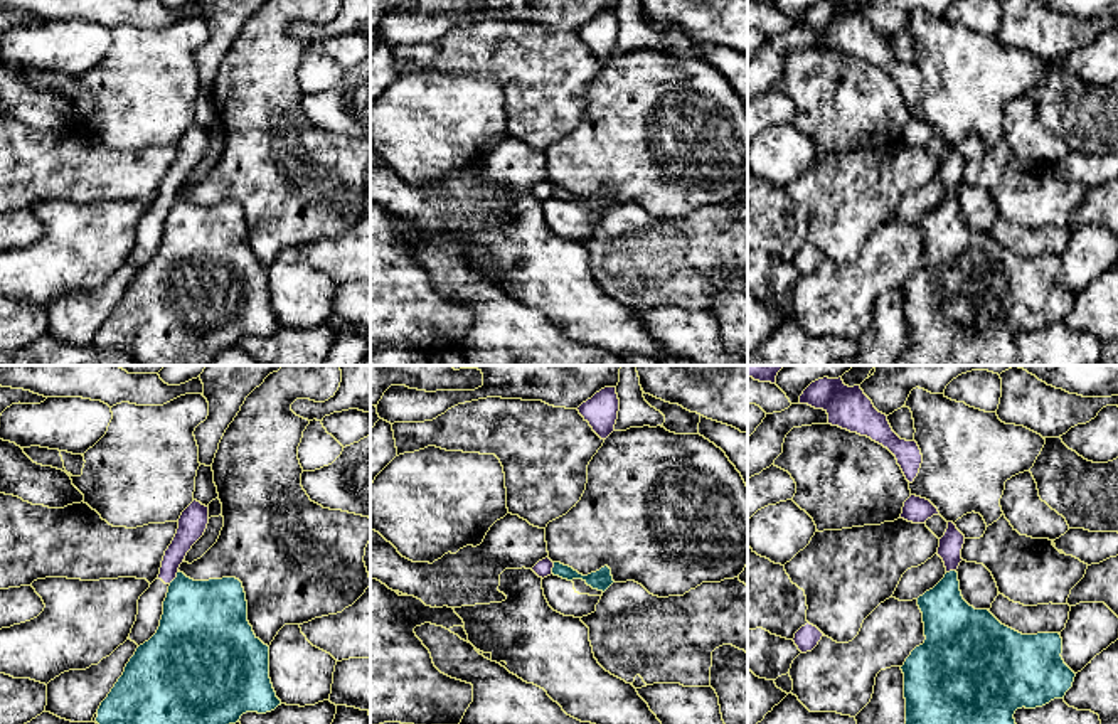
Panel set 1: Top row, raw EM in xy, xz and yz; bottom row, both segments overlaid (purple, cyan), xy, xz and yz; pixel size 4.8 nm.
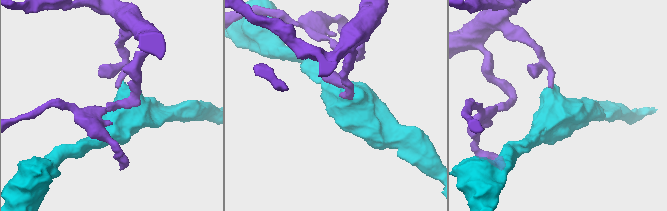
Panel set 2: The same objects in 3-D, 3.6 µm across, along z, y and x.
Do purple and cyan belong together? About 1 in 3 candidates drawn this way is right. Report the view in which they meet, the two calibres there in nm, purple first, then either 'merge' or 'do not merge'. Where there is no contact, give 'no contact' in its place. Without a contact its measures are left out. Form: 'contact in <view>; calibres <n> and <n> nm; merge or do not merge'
contact in xy; calibres 120 and 400 nm; do not merge

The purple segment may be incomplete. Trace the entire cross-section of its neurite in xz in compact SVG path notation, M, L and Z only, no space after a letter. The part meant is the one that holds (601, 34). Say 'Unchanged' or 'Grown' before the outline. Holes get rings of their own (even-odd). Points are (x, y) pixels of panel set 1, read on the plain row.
Unchanged. M604 10L596 15L591 22L578 30L584 44L589 45L593 54L606 62L613 54L618 42L620 22L616 10Z

